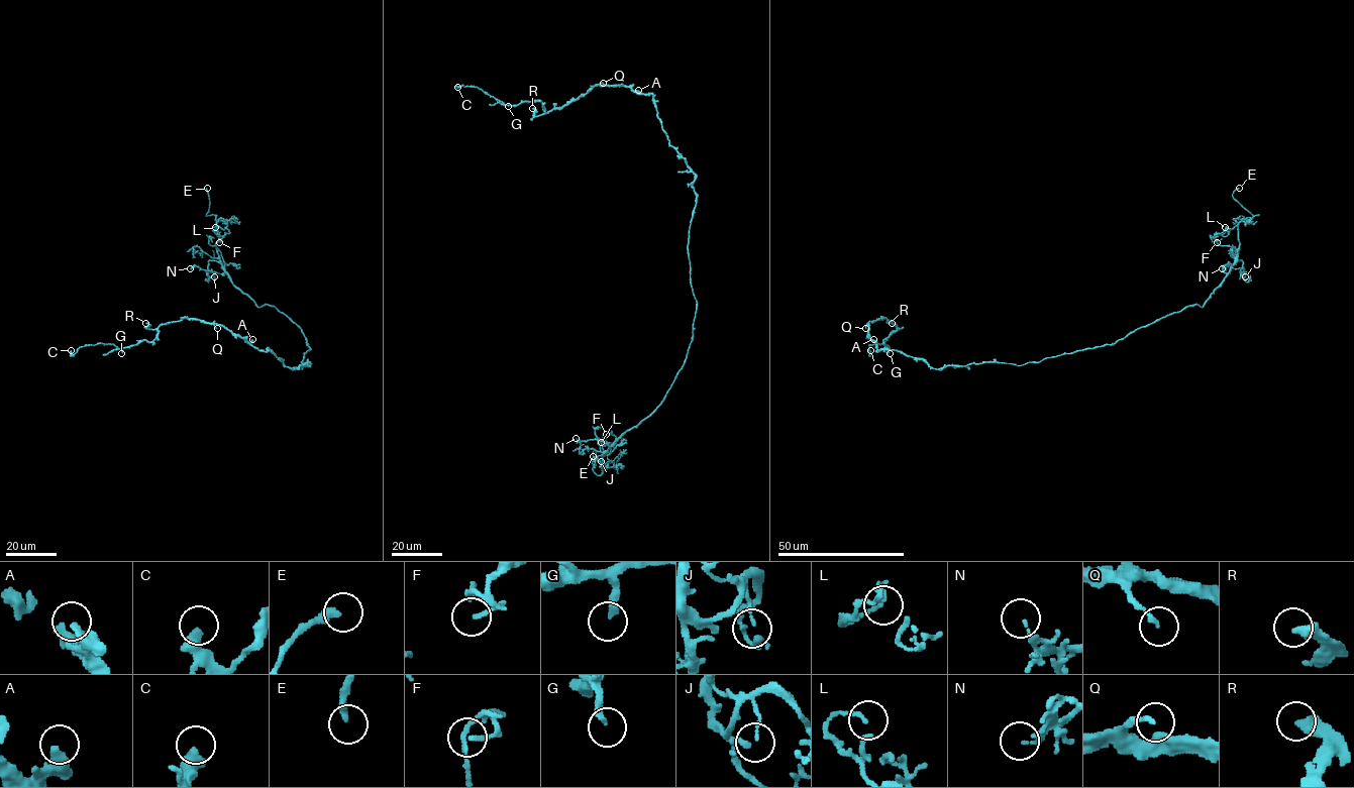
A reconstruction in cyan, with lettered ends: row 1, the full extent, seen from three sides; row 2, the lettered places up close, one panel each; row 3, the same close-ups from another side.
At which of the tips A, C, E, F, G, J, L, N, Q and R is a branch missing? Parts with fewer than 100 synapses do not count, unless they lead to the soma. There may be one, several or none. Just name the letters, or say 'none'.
E

